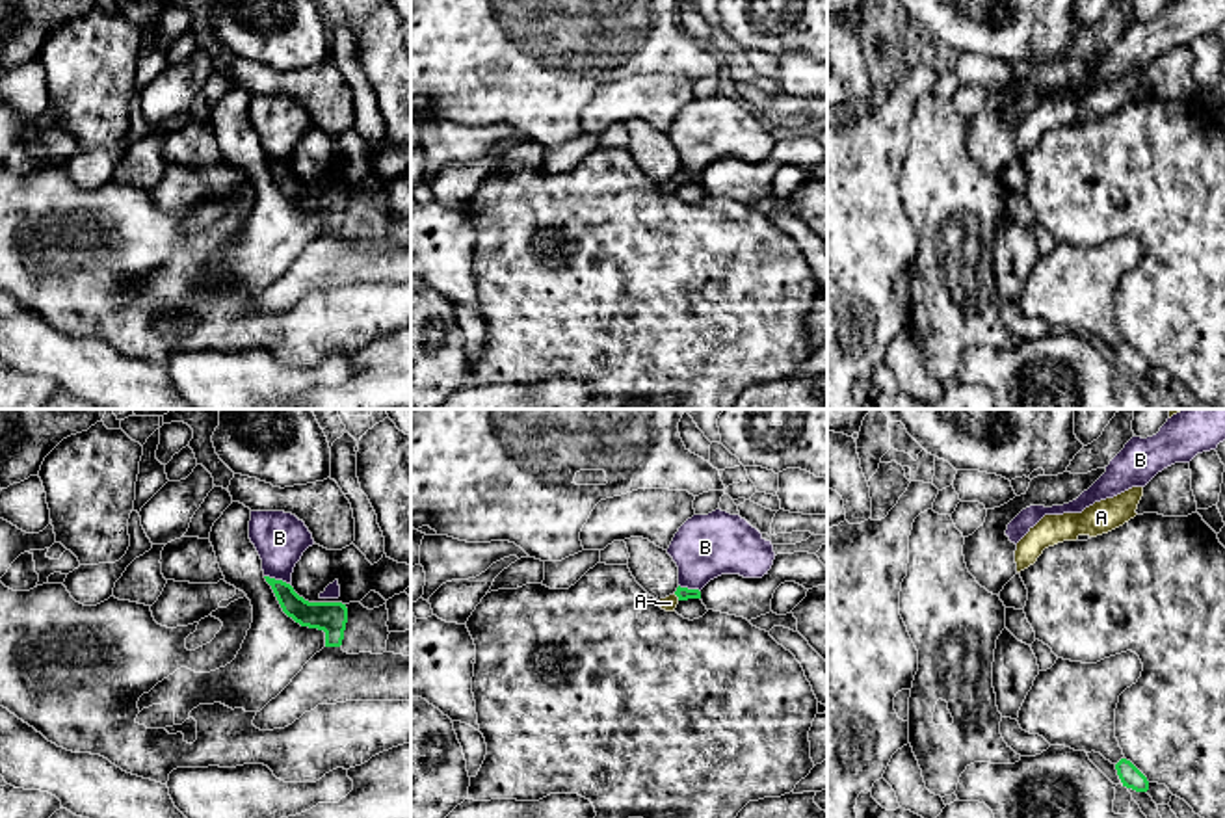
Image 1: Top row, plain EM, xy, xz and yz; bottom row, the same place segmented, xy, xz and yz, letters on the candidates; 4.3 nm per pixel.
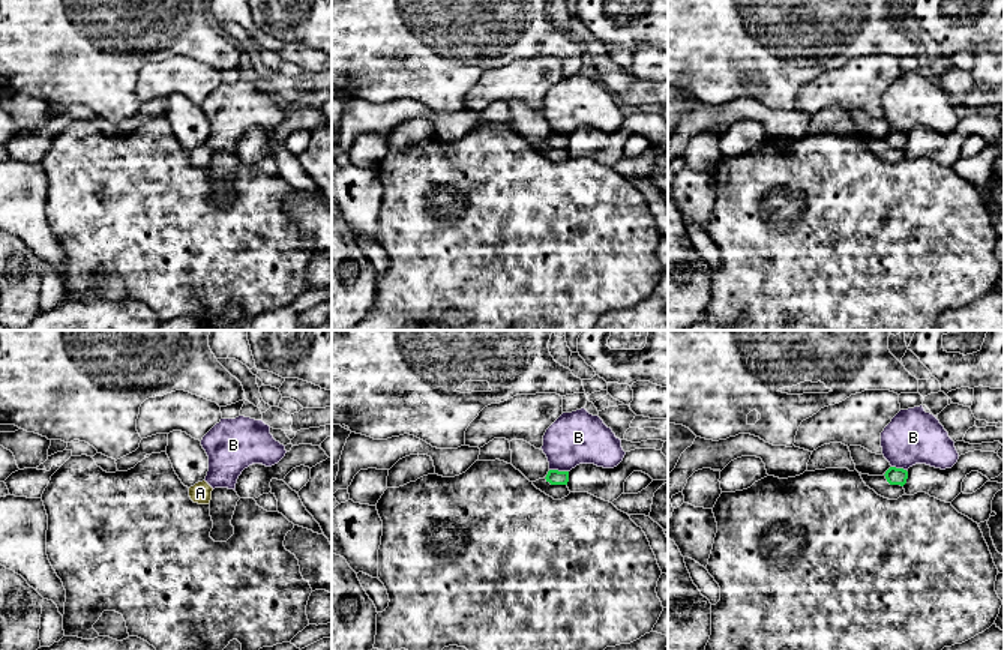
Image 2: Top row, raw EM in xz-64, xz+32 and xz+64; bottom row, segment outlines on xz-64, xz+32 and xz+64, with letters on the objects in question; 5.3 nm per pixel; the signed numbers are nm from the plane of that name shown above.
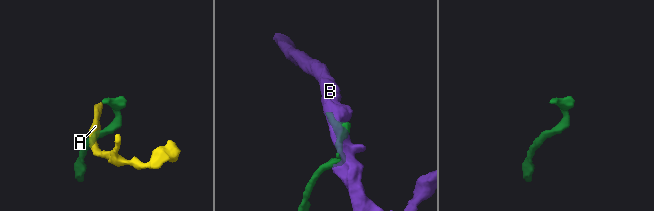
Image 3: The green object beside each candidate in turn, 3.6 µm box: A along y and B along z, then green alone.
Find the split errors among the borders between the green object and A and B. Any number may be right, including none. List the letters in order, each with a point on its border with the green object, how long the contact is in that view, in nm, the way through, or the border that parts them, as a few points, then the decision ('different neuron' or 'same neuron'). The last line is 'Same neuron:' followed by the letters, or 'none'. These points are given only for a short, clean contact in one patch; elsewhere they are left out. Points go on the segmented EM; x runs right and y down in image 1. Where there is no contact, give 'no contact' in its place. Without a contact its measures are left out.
A: meets green in xz at (677, 595); contact 40 nm long; runs through xz (683, 593), (677, 595), (670, 603); same neuron
B: meets green in xy at (277, 580); contact 130 nm long; border along xy (264, 575), (285, 580), (290, 586); different neuron
Same neuron: A

